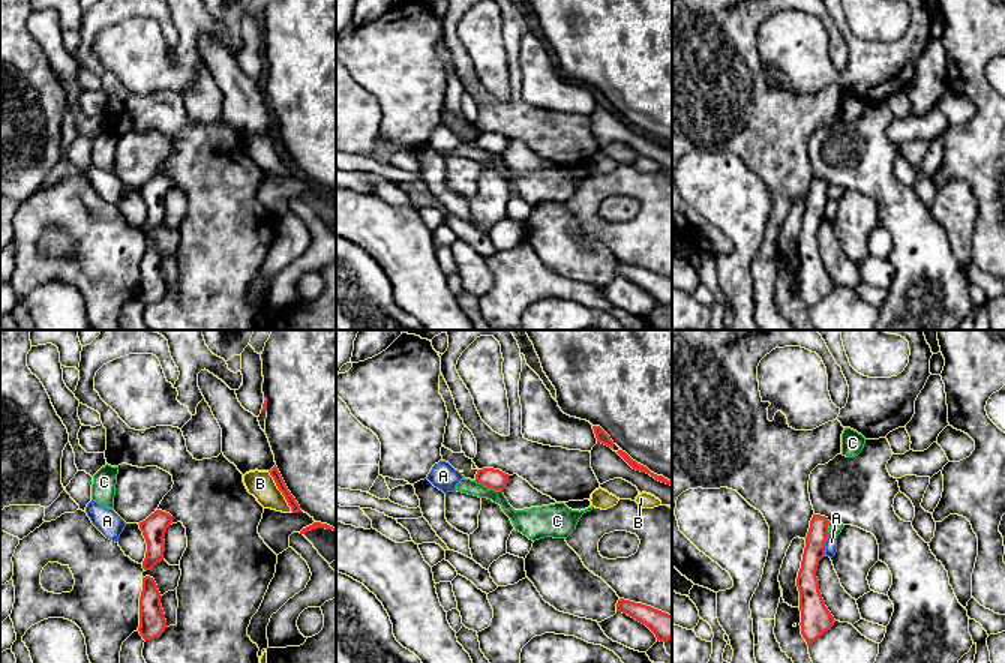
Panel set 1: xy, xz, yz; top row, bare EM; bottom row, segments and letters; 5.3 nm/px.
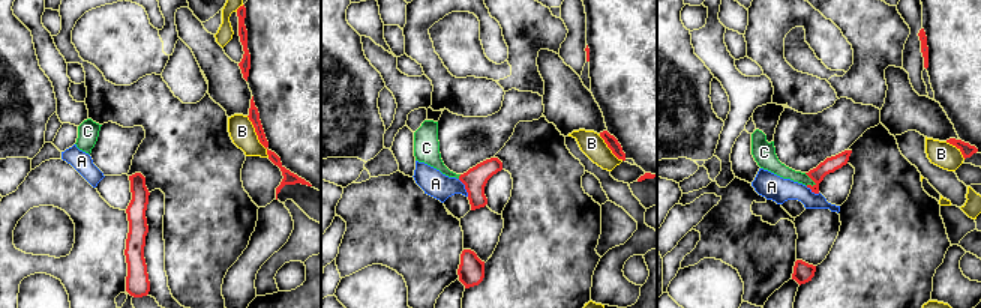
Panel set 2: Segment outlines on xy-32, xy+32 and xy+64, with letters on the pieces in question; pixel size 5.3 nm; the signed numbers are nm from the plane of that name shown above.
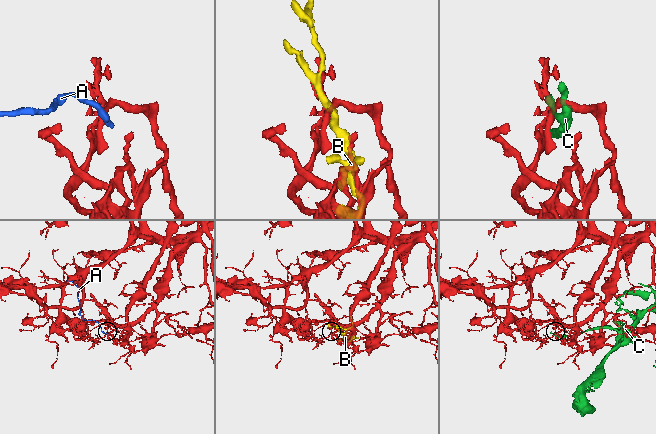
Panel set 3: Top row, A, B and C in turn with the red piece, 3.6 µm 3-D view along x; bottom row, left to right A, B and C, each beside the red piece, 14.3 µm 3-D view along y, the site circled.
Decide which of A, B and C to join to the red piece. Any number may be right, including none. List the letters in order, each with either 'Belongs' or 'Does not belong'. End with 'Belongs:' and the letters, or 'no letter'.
A: Does not belong
B: Does not belong
C: Does not belong
Belongs: no letter

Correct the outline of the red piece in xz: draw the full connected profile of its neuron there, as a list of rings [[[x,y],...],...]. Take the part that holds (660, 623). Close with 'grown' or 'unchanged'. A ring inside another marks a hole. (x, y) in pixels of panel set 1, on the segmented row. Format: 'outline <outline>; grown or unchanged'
outline [[[620,598],[616,612],[627,614],[636,621],[645,624],[660,642],[672,639],[672,615],[651,606]]]; unchanged

